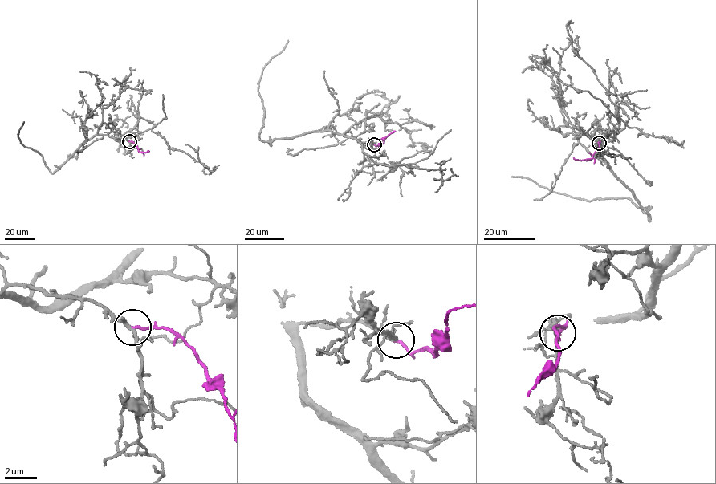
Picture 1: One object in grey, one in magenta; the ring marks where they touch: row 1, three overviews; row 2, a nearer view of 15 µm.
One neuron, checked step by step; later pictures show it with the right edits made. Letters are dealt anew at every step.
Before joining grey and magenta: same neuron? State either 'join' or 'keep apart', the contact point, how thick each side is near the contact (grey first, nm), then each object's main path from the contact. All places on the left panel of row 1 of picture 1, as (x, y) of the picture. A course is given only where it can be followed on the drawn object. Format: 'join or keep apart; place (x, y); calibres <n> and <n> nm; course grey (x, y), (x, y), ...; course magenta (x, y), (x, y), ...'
join; place (129, 141); calibres 200 and 170 nm; course grey (129, 141), (105, 135), (92, 136), (84, 140), (51, 172), (40, 154), (21, 143), (18, 134), (23, 121); course magenta (129, 141), (135, 144), (139, 152), (147, 151)

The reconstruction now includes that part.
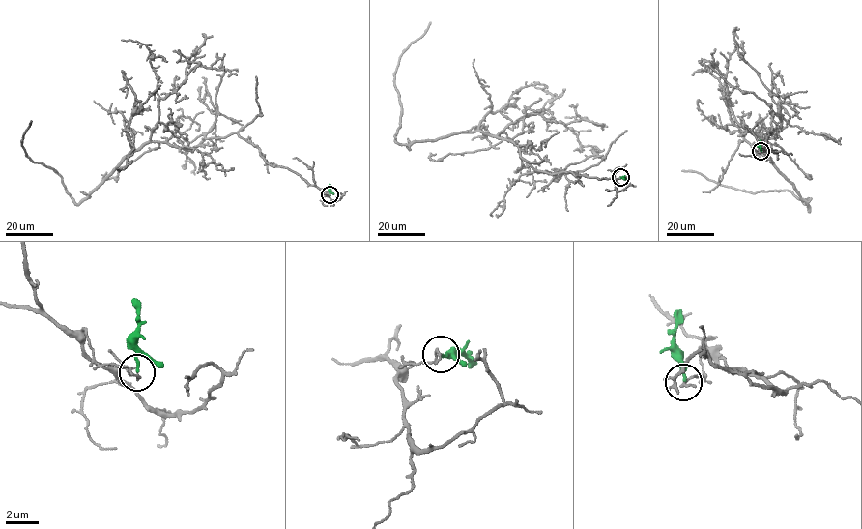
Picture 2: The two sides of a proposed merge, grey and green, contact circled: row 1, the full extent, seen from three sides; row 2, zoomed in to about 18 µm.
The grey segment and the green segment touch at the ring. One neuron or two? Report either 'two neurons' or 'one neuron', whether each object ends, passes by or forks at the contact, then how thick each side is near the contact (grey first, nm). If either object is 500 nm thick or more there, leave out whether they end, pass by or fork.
two neurons; grey ends there; green ends there; 160 nm thick on the grey side, 150 nm on the other

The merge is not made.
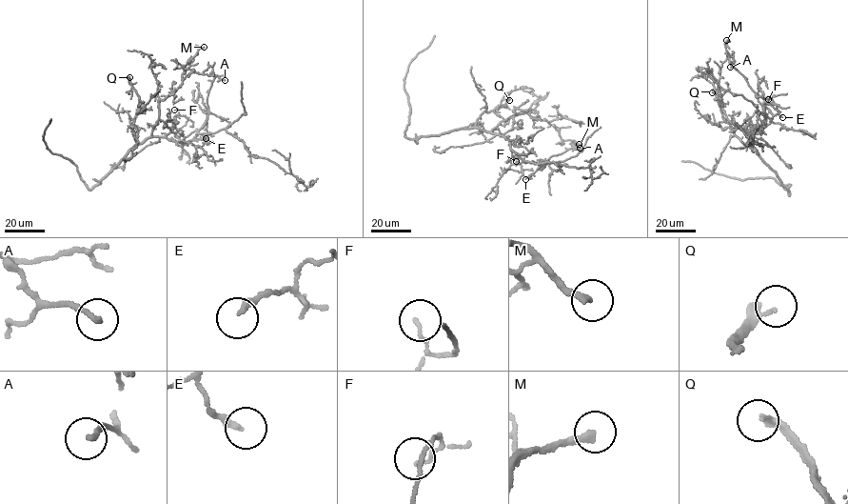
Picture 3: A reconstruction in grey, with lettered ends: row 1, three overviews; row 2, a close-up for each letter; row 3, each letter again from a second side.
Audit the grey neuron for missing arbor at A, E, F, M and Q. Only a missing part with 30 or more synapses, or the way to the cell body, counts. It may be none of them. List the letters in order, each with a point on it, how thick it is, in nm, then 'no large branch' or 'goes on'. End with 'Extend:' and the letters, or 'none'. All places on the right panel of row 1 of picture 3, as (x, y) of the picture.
A: at (730, 67); 190 nm thick; no large branch
E: at (782, 117); 240 nm thick; no large branch
F: at (768, 99); 110 nm thick; no large branch
M: at (726, 40); 200 nm thick; goes on
Q: at (712, 92); 100 nm thick; goes on
Extend: M, Q

